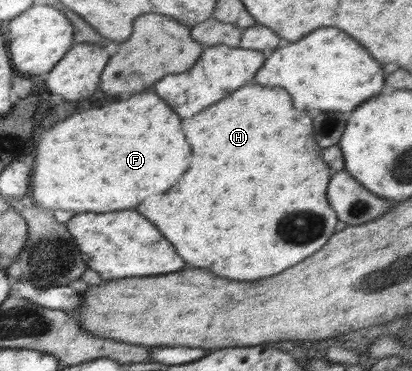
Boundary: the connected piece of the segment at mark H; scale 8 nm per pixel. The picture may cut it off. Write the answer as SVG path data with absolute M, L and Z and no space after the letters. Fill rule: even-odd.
M242 86L194 118L184 120L182 130L192 146L192 166L172 190L146 198L136 210L154 222L186 264L232 280L268 278L320 250L335 233L339 219L326 200L330 168L320 158L322 148L314 144L312 118L294 110L286 90Z

